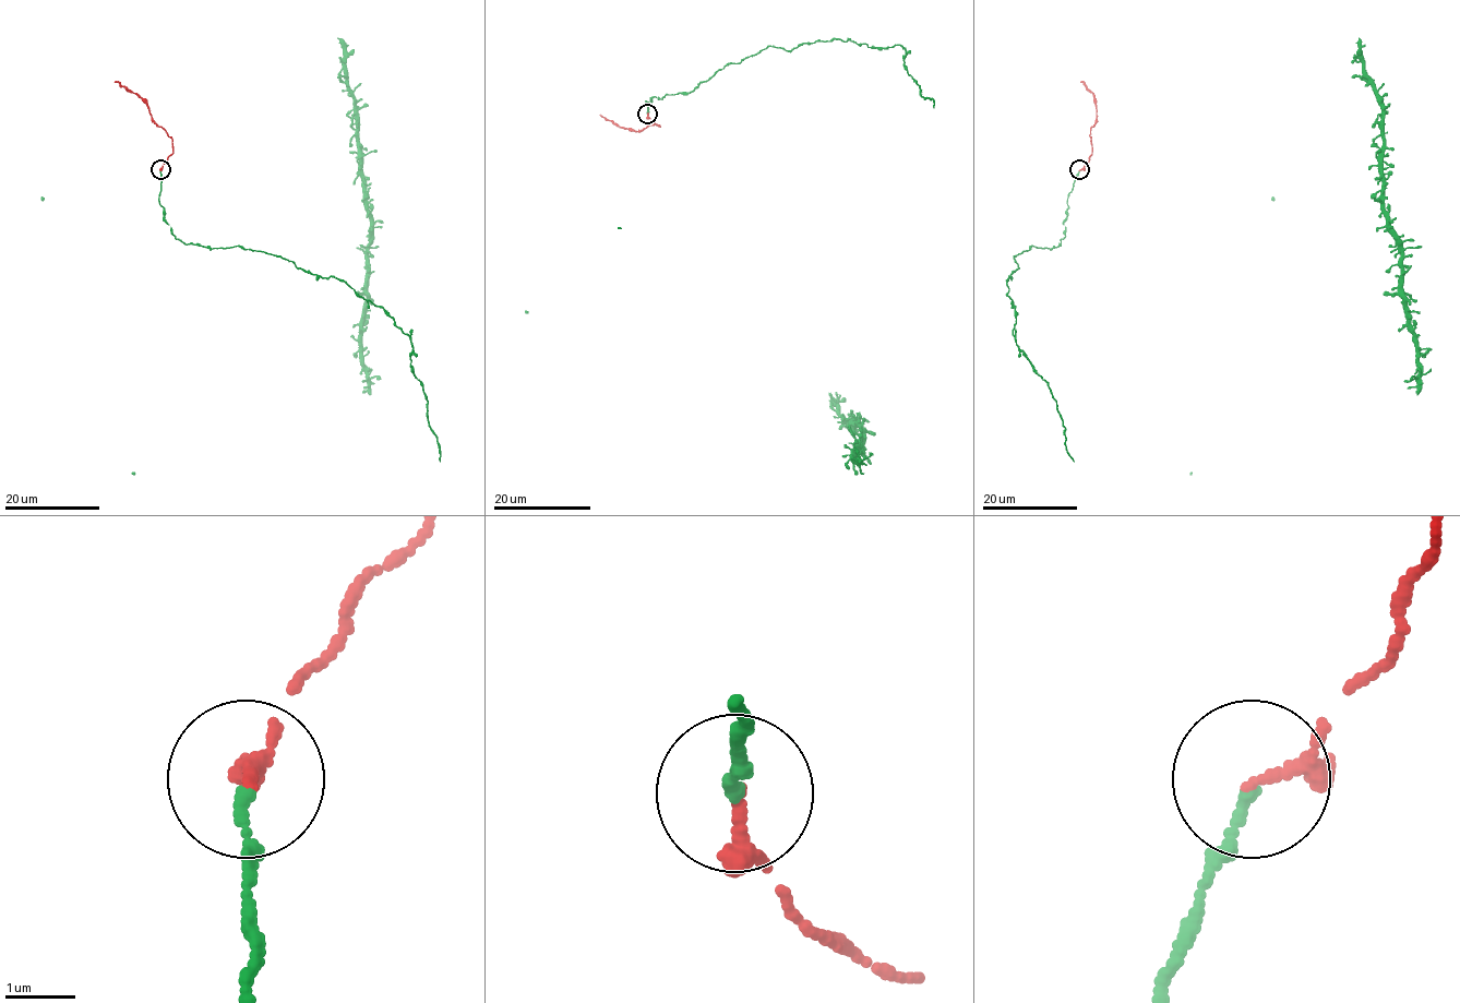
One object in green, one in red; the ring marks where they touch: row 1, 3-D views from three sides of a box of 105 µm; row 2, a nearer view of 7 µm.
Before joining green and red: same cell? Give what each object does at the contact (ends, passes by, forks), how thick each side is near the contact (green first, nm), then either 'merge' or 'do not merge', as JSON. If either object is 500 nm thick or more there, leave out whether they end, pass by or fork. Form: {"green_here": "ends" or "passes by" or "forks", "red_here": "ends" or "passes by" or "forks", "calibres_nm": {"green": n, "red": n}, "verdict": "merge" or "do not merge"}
{"green_here": "ends", "red_here": "ends", "calibres_nm": {"green": 160, "red": 190}, "verdict": "merge"}

